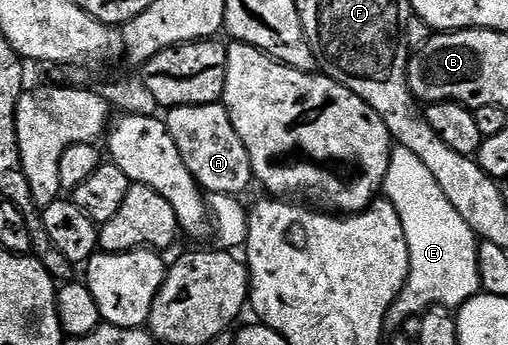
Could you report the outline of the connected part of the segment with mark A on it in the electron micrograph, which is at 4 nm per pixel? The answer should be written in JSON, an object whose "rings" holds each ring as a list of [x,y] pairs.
{"rings":[[[220,102],[171,107],[166,115],[169,116],[164,116],[163,122],[171,133],[171,141],[175,141],[175,151],[183,157],[183,165],[187,165],[202,192],[240,196],[254,182],[251,157],[247,157],[247,149],[239,141],[239,133],[235,133],[235,125],[231,125],[231,117]]]}

